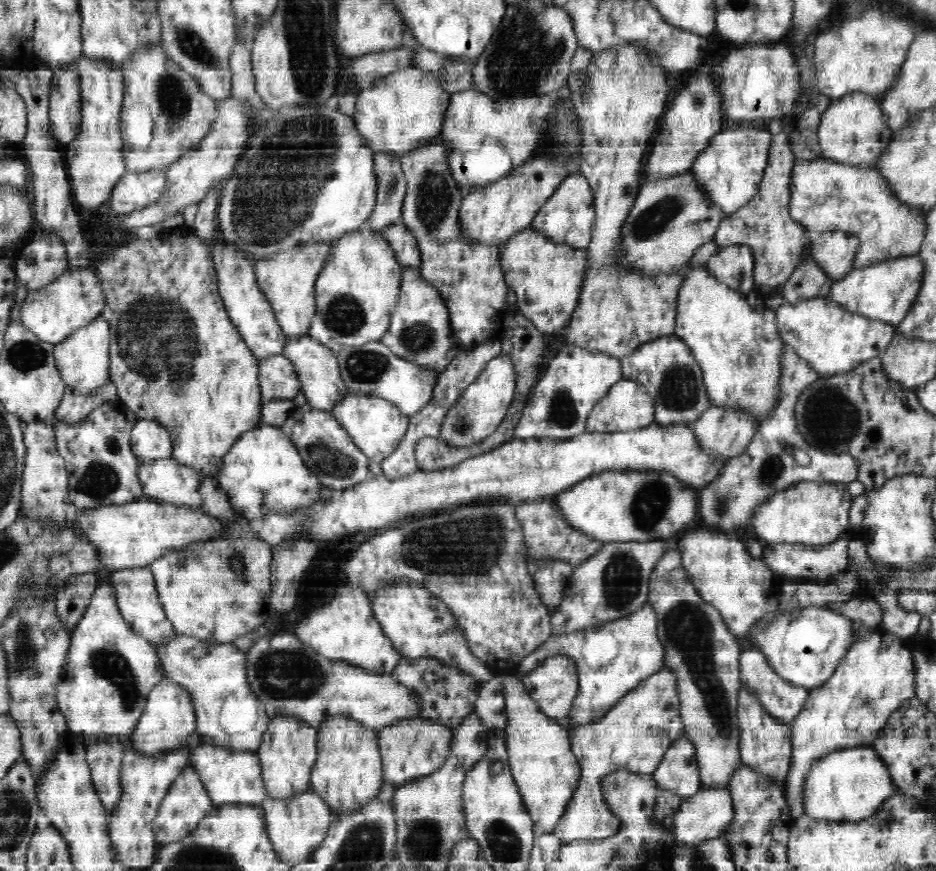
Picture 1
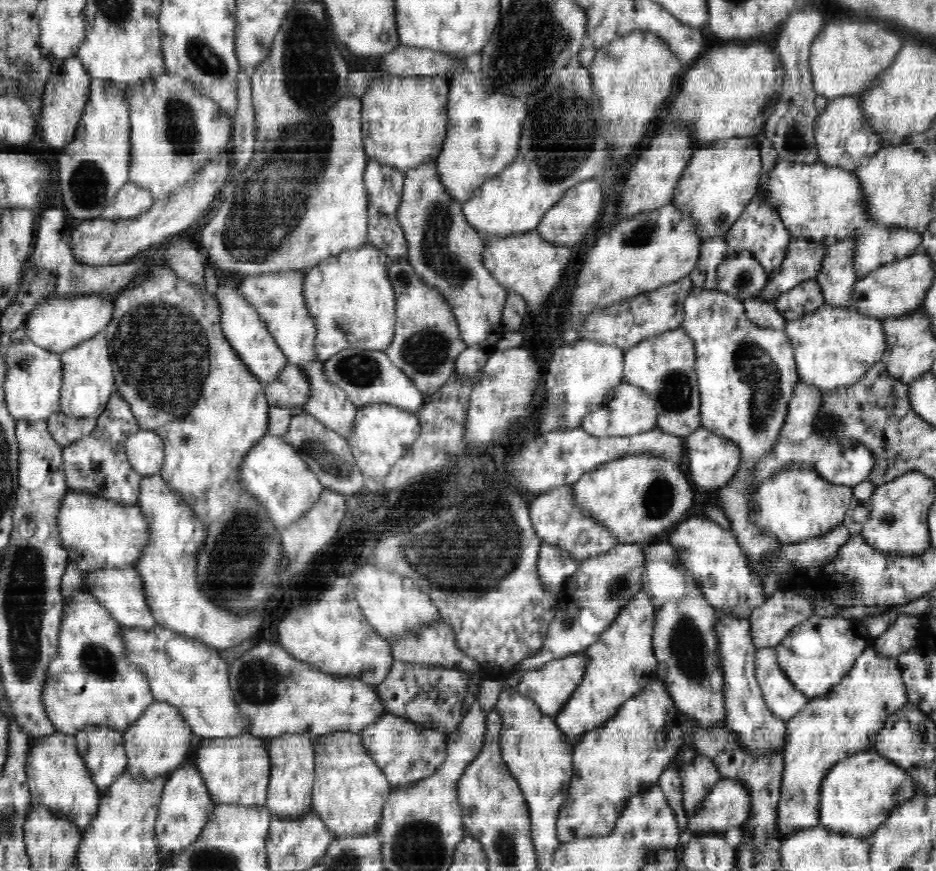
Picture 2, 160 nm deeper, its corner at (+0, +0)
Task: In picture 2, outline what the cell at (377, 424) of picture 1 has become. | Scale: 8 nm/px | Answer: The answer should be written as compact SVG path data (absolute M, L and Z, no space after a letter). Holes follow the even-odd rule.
M366 404L357 408L353 417L352 432L347 437L356 464L365 479L372 478L382 486L390 468L402 456L408 454L408 448L420 432L420 421L414 413L398 408L392 404Z

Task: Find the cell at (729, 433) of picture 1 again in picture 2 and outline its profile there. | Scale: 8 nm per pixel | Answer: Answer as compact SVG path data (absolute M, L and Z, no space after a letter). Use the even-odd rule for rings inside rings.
M700 426L686 436L685 444L685 471L700 494L712 492L712 488L717 488L718 485L724 484L726 480L732 480L732 476L735 476L740 466L739 460L742 458L742 449L736 441Z

